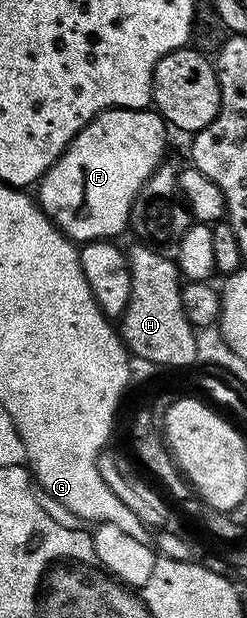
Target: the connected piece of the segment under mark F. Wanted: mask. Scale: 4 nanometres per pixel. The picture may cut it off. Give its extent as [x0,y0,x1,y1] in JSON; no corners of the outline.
[35,108,167,242]

